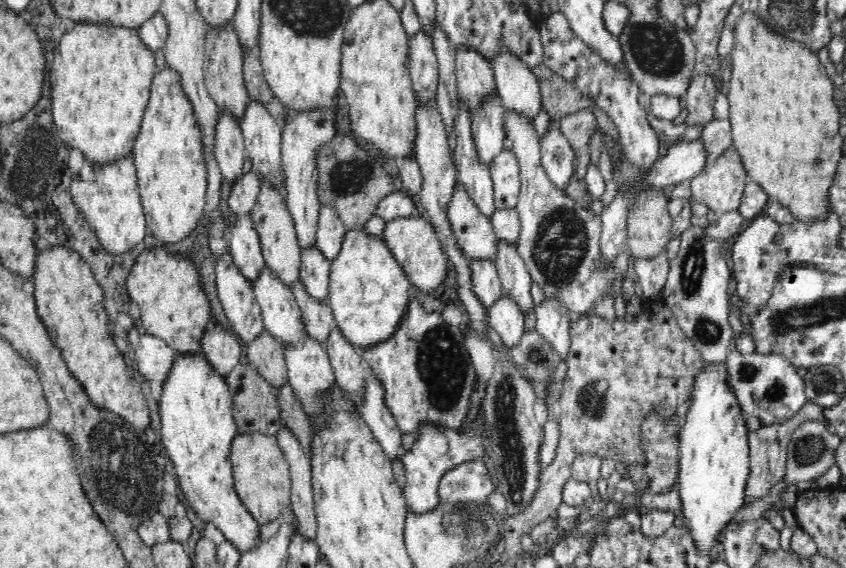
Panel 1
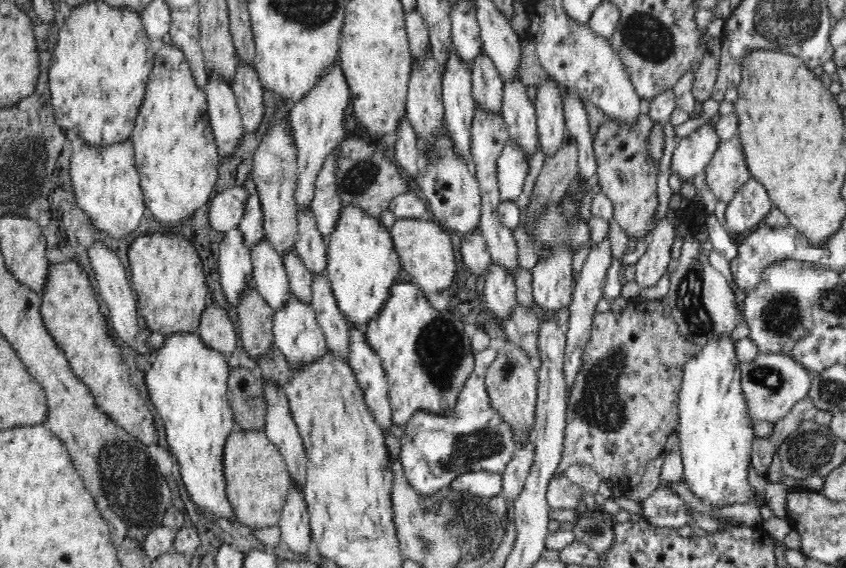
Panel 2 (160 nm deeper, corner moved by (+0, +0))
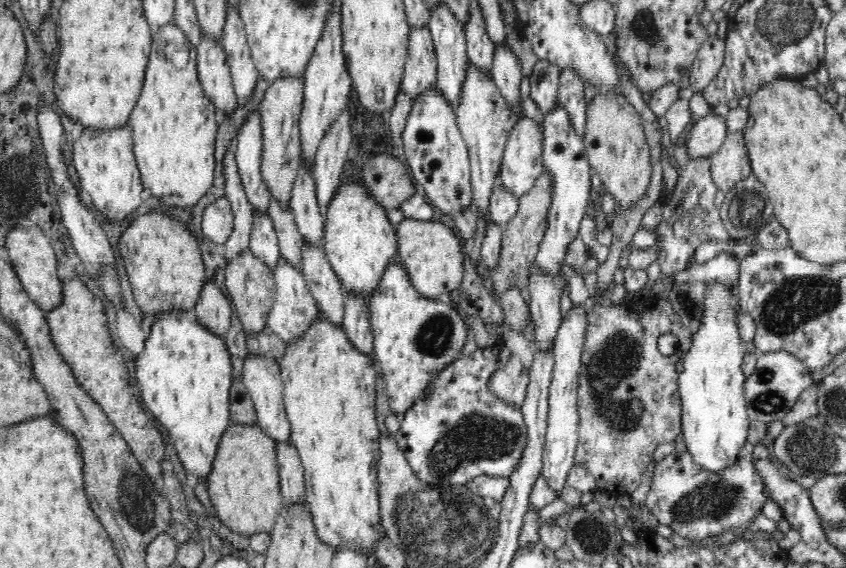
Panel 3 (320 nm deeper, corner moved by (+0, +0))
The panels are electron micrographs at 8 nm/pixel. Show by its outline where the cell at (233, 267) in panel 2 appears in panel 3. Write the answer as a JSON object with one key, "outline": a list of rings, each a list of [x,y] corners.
{"outline":[[[229,147],[222,159],[222,167],[224,167],[225,175],[225,197],[228,199],[233,210],[233,231],[229,239],[225,242],[228,261],[246,246],[249,246],[250,234],[253,228],[253,206],[248,200],[248,195],[244,191],[244,183],[240,177],[240,171],[237,167],[235,149]]]}

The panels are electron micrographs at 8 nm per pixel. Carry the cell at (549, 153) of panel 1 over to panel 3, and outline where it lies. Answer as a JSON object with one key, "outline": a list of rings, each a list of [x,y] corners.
{"outline":[[[536,60],[534,68],[529,75],[530,97],[540,110],[546,114],[552,111],[558,98],[558,80],[560,69],[547,60]]]}

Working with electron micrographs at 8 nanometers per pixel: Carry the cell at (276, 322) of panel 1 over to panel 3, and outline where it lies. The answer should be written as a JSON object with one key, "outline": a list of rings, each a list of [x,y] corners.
{"outline":[[[267,211],[252,212],[253,228],[250,234],[249,248],[256,259],[262,261],[271,270],[277,267],[279,242],[275,231],[273,220]]]}

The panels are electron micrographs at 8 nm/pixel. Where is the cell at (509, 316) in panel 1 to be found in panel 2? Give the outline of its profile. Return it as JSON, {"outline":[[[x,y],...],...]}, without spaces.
{"outline":[[[493,262],[485,274],[483,289],[484,303],[501,322],[510,316],[510,310],[516,306],[516,285],[509,271]]]}

